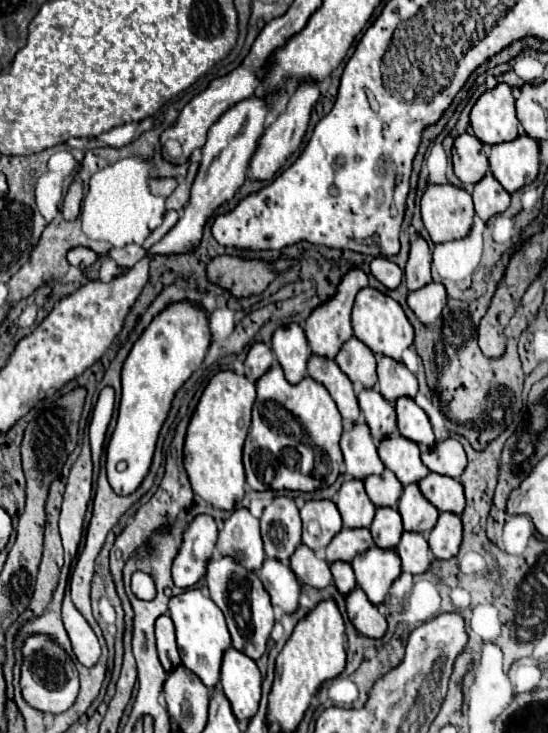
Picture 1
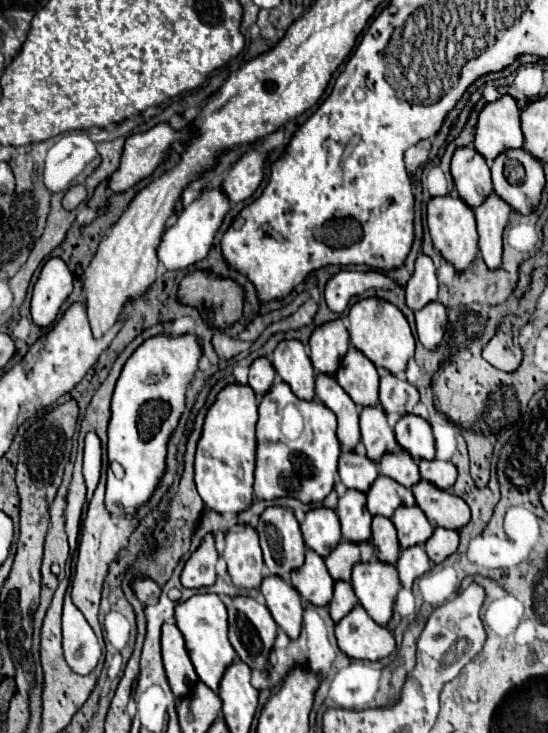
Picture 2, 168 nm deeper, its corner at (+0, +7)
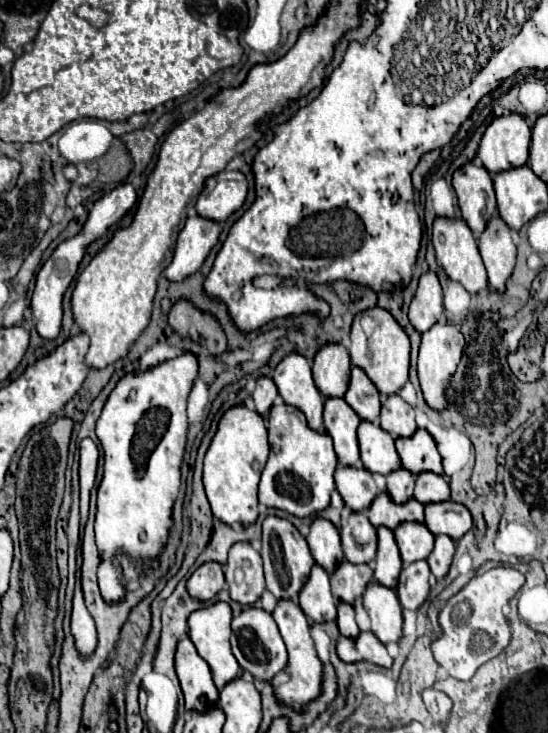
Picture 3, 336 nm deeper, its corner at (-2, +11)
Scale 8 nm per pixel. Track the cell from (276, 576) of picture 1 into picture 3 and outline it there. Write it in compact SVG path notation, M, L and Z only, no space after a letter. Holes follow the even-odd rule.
M277 600L277 606L273 610L273 618L275 618L279 632L287 644L289 672L291 672L291 680L287 684L275 686L275 694L281 702L301 708L309 700L317 698L321 692L321 660L319 660L319 656L313 648L313 640L309 636L309 620L307 620L307 616L303 616L303 610L299 608L299 604L295 600Z

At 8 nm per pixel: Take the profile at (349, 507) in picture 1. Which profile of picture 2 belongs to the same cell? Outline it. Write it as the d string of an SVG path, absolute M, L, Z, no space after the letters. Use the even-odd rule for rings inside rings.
M345 492L337 504L337 516L341 522L343 538L351 544L371 542L371 516L365 512L363 492Z

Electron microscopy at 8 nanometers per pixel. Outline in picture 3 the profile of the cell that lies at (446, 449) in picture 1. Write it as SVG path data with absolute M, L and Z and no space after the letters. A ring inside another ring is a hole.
M421 472L417 476L417 484L415 484L415 494L413 496L421 504L449 500L449 482L445 480L445 476L435 476L435 472Z

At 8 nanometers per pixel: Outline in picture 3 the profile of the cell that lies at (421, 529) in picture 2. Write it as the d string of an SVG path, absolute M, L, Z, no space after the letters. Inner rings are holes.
M403 522L393 530L393 534L395 534L397 546L399 546L403 564L423 560L433 550L435 536L431 536L431 532L427 532L425 524Z

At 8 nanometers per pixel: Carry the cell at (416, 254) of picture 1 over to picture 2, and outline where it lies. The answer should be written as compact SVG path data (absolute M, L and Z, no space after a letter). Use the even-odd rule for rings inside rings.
M421 254L415 262L415 272L407 284L407 306L417 312L433 300L437 300L435 264L429 256Z

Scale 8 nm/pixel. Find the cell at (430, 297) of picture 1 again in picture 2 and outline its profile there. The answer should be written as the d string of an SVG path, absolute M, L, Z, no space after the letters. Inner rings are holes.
M441 302L427 304L421 312L415 312L417 336L427 350L435 350L447 330L447 308Z

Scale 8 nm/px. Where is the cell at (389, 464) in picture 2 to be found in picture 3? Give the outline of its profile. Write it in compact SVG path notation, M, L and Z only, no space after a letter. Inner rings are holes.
M399 466L395 472L387 474L387 486L385 490L391 494L391 498L395 502L407 502L411 498L411 492L415 488L415 476L411 476L411 472L407 472L407 468Z

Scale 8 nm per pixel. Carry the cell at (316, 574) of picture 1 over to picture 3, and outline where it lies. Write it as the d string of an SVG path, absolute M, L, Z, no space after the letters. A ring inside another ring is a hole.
M315 564L307 584L299 592L299 606L311 622L327 622L337 618L337 600L331 596L329 574Z

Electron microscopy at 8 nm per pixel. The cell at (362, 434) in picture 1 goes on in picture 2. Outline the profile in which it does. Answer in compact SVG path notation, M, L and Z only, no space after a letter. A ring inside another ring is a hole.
M341 452L339 456L339 478L349 490L369 492L377 478L377 464L373 464L365 454Z

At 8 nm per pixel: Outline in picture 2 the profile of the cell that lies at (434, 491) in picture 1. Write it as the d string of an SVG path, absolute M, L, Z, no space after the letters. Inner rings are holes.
M415 484L413 496L427 520L435 522L435 526L461 530L471 518L469 506L459 496L453 496L451 492L437 492L433 484Z

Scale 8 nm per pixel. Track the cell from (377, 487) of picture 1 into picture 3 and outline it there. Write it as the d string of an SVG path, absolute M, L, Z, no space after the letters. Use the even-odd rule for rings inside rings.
M381 492L365 514L375 528L395 528L397 524L409 520L423 522L423 504L419 504L417 500L407 500L407 504L391 504L391 496L387 496L387 492Z

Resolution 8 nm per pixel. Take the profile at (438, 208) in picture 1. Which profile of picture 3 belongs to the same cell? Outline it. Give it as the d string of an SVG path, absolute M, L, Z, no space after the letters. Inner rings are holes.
M437 216L433 222L433 246L437 254L437 262L443 266L449 278L461 282L469 294L477 294L479 290L487 288L487 272L483 268L483 260L479 256L477 248L477 238L473 236L471 228L463 218L447 218L447 216Z

